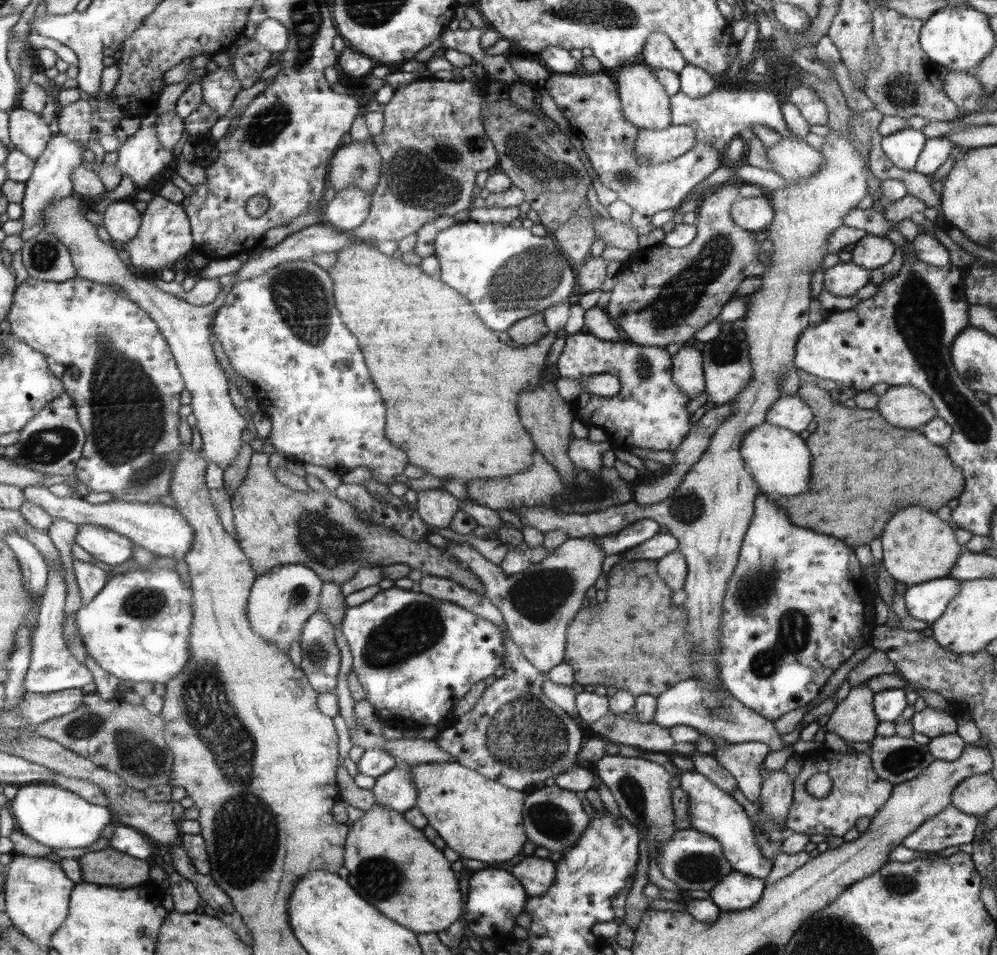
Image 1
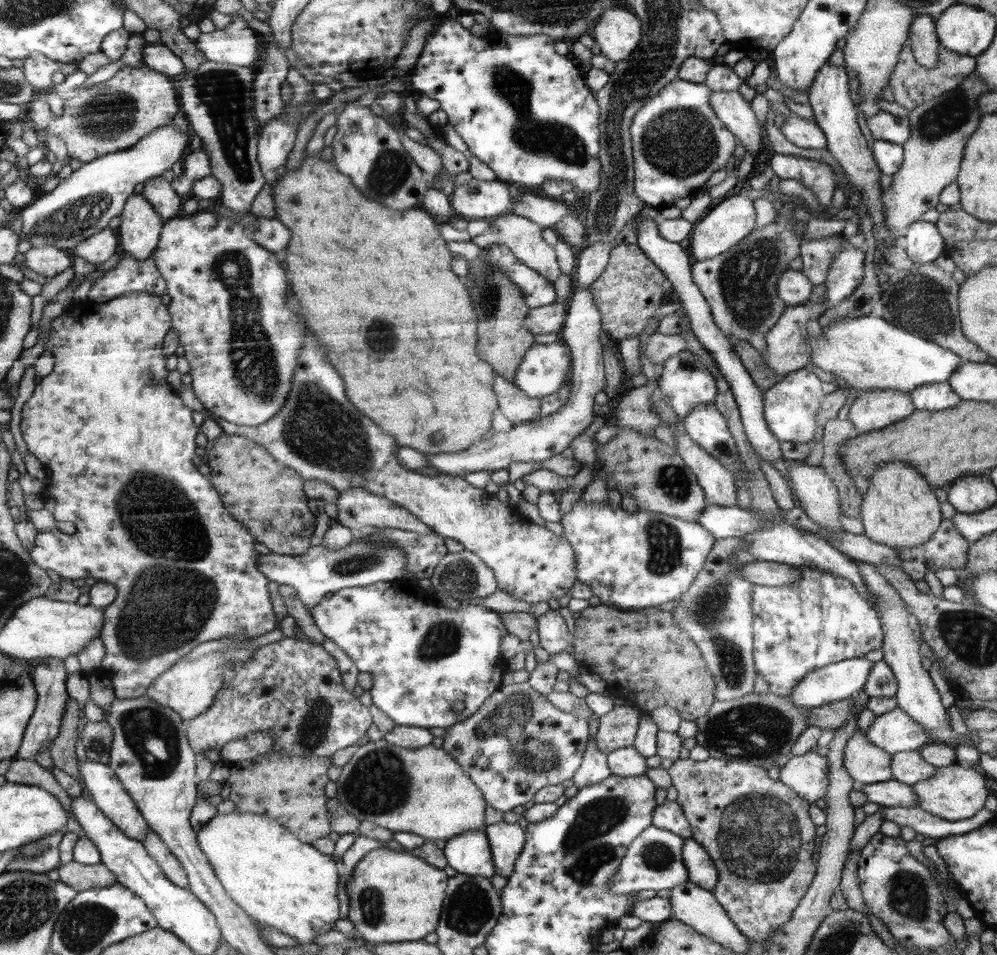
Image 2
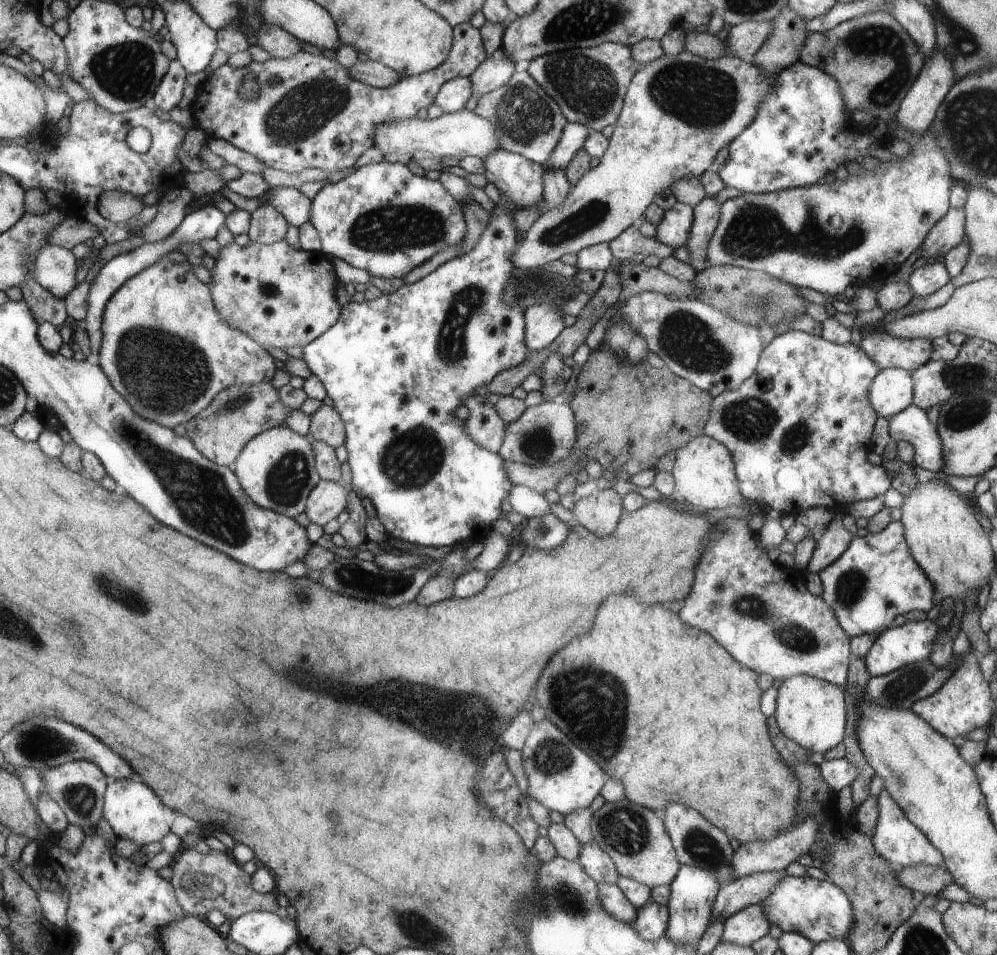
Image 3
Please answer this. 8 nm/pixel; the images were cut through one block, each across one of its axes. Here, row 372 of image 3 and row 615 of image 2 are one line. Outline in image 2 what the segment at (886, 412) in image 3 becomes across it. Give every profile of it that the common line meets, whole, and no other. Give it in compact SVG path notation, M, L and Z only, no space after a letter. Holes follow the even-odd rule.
M856 561L857 567L864 579L864 585L874 597L876 603L875 610L880 616L880 621L884 624L884 644L882 652L884 653L884 662L888 664L891 671L895 673L898 681L898 691L894 696L898 708L908 713L912 720L916 720L924 732L927 732L930 742L946 743L952 748L960 743L957 739L954 728L946 718L946 708L940 701L940 694L934 688L932 680L928 678L928 672L922 668L922 656L920 656L920 640L916 638L916 632L910 626L910 614L906 612L904 599L900 598L900 593L892 588L890 581L886 580L879 568L868 561Z

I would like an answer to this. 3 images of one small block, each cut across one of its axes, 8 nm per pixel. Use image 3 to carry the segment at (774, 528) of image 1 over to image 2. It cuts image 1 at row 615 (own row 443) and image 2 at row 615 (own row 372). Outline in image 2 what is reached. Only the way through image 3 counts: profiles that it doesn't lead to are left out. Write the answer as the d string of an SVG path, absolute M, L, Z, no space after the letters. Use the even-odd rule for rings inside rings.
M795 565L795 568L797 568L800 574L800 580L796 581L796 584L784 584L784 586L774 586L774 588L754 585L754 588L752 588L752 613L755 614L756 622L756 670L768 682L770 693L785 697L793 694L793 688L799 682L803 682L805 676L811 674L813 670L828 667L828 664L836 664L836 662L842 660L850 660L850 658L864 658L874 648L882 650L882 644L884 644L884 624L880 621L879 614L875 608L872 608L871 604L868 604L868 601L863 596L860 596L858 590L854 588L852 581L848 580L848 578L834 576L834 573L827 573L820 569L809 567L808 565Z

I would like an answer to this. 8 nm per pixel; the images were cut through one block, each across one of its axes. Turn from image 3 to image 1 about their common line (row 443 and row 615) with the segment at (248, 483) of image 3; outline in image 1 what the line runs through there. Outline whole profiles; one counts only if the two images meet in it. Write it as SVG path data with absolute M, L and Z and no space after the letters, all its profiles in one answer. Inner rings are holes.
M285 564L258 576L248 602L249 622L253 630L267 638L267 642L279 646L283 652L289 650L307 621L318 611L322 587L319 573L303 564Z

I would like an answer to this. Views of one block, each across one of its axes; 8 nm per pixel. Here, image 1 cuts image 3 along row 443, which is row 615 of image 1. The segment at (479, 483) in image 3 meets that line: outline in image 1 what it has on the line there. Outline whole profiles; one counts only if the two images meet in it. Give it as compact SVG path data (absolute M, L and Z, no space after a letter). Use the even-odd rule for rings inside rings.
M395 586L381 590L360 606L348 607L341 630L353 657L351 672L358 675L358 680L366 689L366 700L375 708L380 721L401 729L421 730L430 725L436 726L436 722L440 722L476 682L496 672L505 654L501 627L447 600Z

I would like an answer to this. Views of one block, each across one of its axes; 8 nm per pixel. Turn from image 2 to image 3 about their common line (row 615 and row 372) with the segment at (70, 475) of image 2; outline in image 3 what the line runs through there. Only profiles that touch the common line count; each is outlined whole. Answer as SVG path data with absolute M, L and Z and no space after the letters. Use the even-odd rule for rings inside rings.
M169 258L161 259L156 265L145 269L137 276L130 278L124 285L112 296L112 299L106 304L102 318L102 333L103 344L101 345L101 352L98 356L98 364L100 369L109 378L111 384L118 392L127 400L128 405L139 414L140 417L148 421L156 422L164 427L174 429L178 425L186 425L192 421L196 416L200 415L212 402L216 396L223 391L226 391L233 385L258 385L261 383L270 383L272 376L276 372L276 364L274 358L262 348L258 341L252 338L248 333L243 332L242 329L236 329L230 323L227 323L217 311L217 306L210 296L210 286L202 284L196 274L194 268L190 266L190 262L174 262Z

